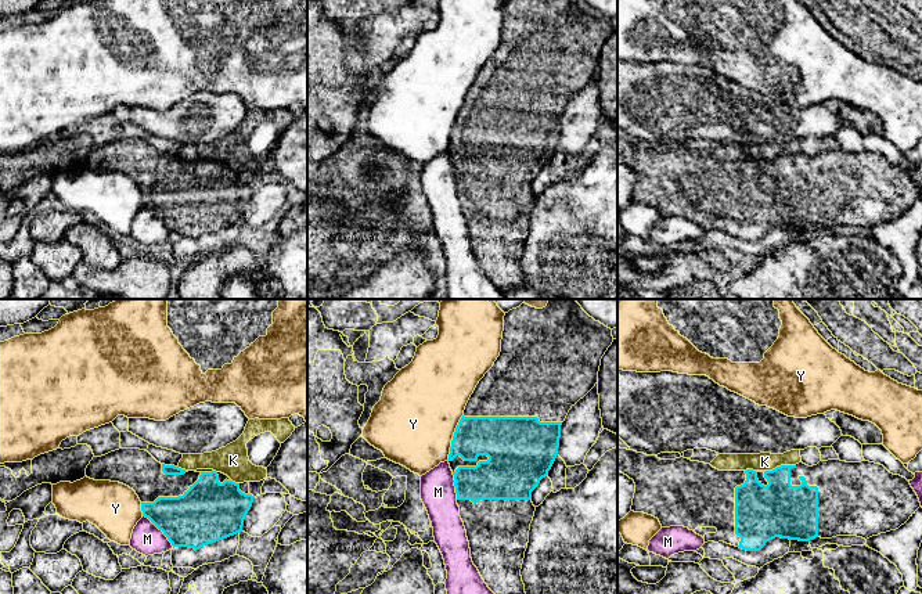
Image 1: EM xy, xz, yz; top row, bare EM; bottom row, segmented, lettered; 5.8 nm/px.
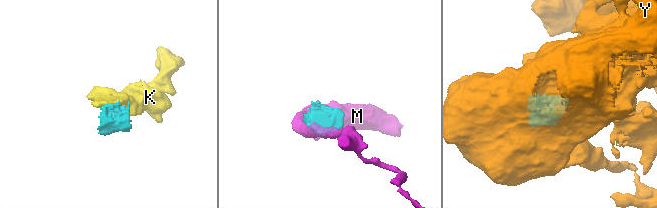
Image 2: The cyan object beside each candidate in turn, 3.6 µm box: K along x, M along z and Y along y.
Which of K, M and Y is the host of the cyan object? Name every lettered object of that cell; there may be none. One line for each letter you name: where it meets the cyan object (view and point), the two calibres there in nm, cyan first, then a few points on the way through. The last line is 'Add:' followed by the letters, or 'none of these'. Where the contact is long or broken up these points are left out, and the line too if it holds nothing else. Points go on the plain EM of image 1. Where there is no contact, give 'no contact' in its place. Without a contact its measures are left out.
Add: none of these

